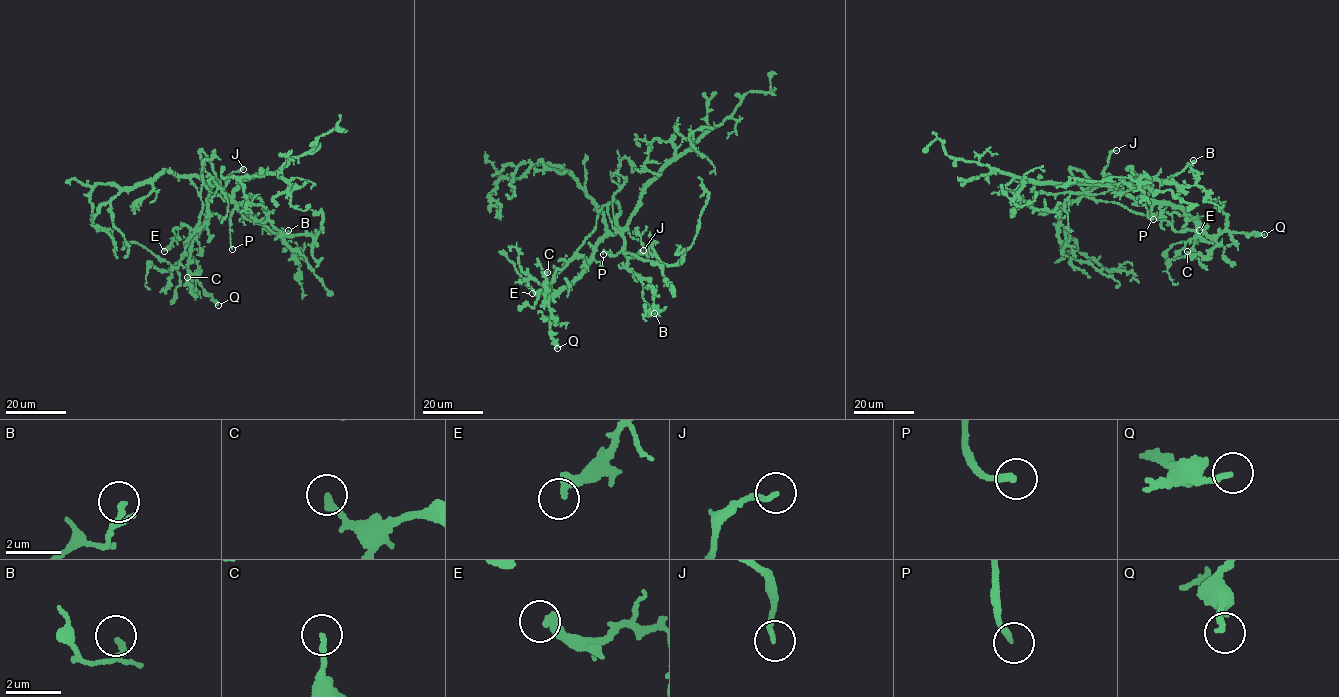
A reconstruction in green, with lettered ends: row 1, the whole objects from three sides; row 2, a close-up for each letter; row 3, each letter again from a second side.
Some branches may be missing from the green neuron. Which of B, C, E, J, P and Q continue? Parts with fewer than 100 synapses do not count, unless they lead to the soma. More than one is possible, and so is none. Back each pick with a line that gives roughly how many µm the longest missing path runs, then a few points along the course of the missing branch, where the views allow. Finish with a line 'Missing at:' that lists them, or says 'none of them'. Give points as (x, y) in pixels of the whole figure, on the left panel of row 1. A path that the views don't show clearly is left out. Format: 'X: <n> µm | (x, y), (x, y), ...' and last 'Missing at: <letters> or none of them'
P: 110 µm | (232, 249), (252, 313), (240, 334), (237, 366), (205, 354), (165, 353)
Missing at: P

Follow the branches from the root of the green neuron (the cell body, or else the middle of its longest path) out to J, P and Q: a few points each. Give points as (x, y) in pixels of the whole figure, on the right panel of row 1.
J: (1106, 178), (1103, 170), (1110, 153), (1116, 150)
P: (1106, 178), (1112, 185), (1132, 183), (1139, 188), (1145, 200), (1147, 216), (1153, 219)
Q: (1106, 178), (1108, 175), (1119, 188), (1138, 199), (1177, 206), (1210, 236), (1231, 230), (1264, 234)

